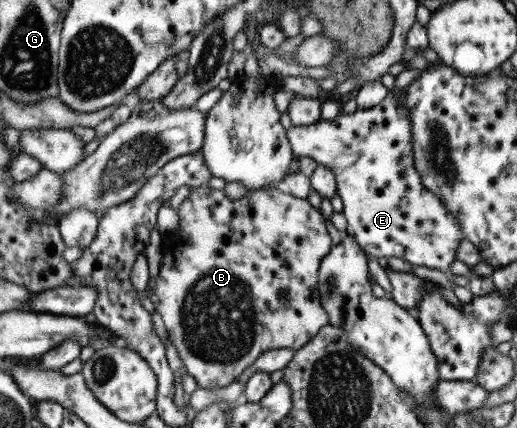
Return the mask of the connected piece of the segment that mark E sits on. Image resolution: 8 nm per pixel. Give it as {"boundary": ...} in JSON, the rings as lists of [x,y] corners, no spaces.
{"boundary":[[[404,88],[396,90],[388,89],[388,91],[385,98],[371,108],[365,110],[356,109],[352,114],[342,113],[335,116],[331,121],[318,121],[317,123],[311,123],[307,126],[290,127],[286,130],[290,150],[295,158],[307,156],[307,158],[312,158],[317,165],[326,166],[332,170],[336,194],[342,202],[340,213],[345,217],[347,233],[355,239],[355,242],[361,247],[363,253],[369,254],[369,257],[374,257],[375,259],[395,257],[403,259],[412,266],[423,266],[428,269],[448,272],[449,265],[455,261],[455,248],[457,248],[459,240],[463,239],[462,234],[460,233],[458,224],[454,220],[454,216],[446,212],[442,202],[434,196],[434,194],[431,194],[428,190],[423,190],[419,176],[417,176],[417,172],[413,170],[411,123],[409,123],[409,113],[407,113],[406,108],[402,106],[402,102],[404,101]]]}

